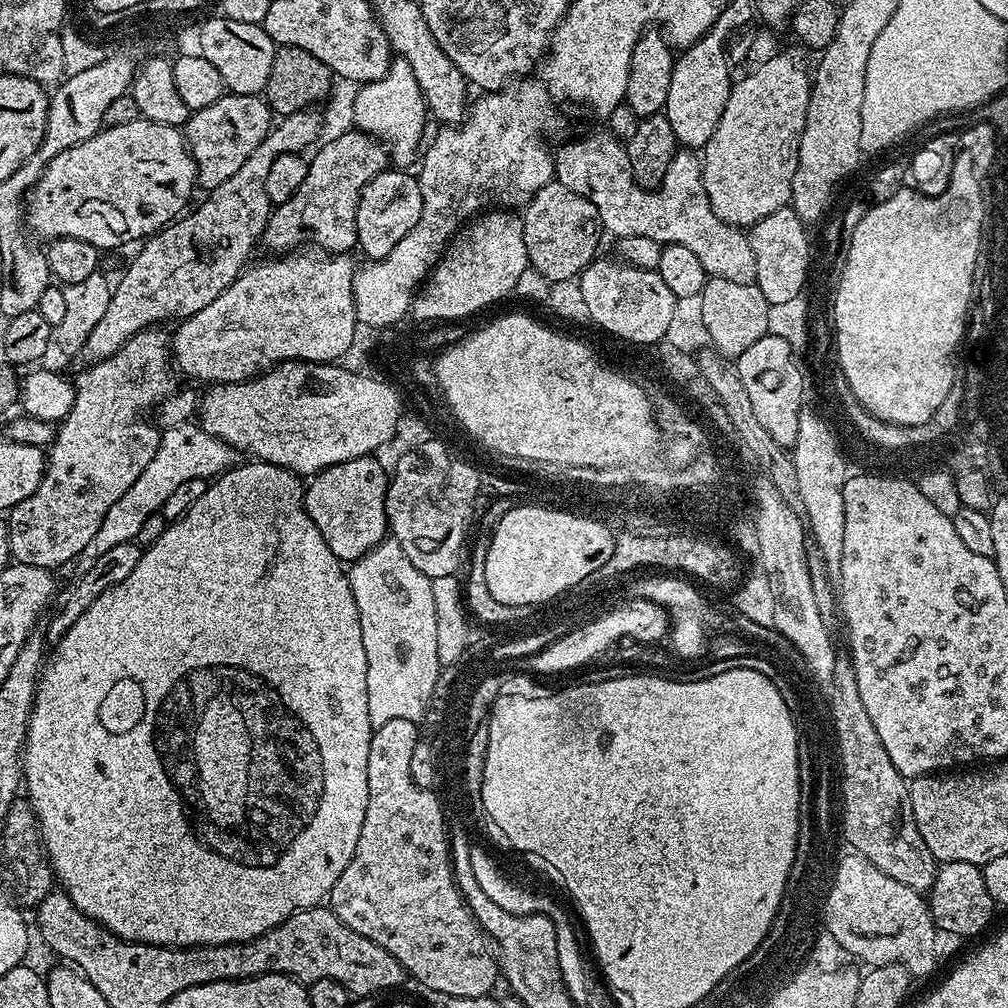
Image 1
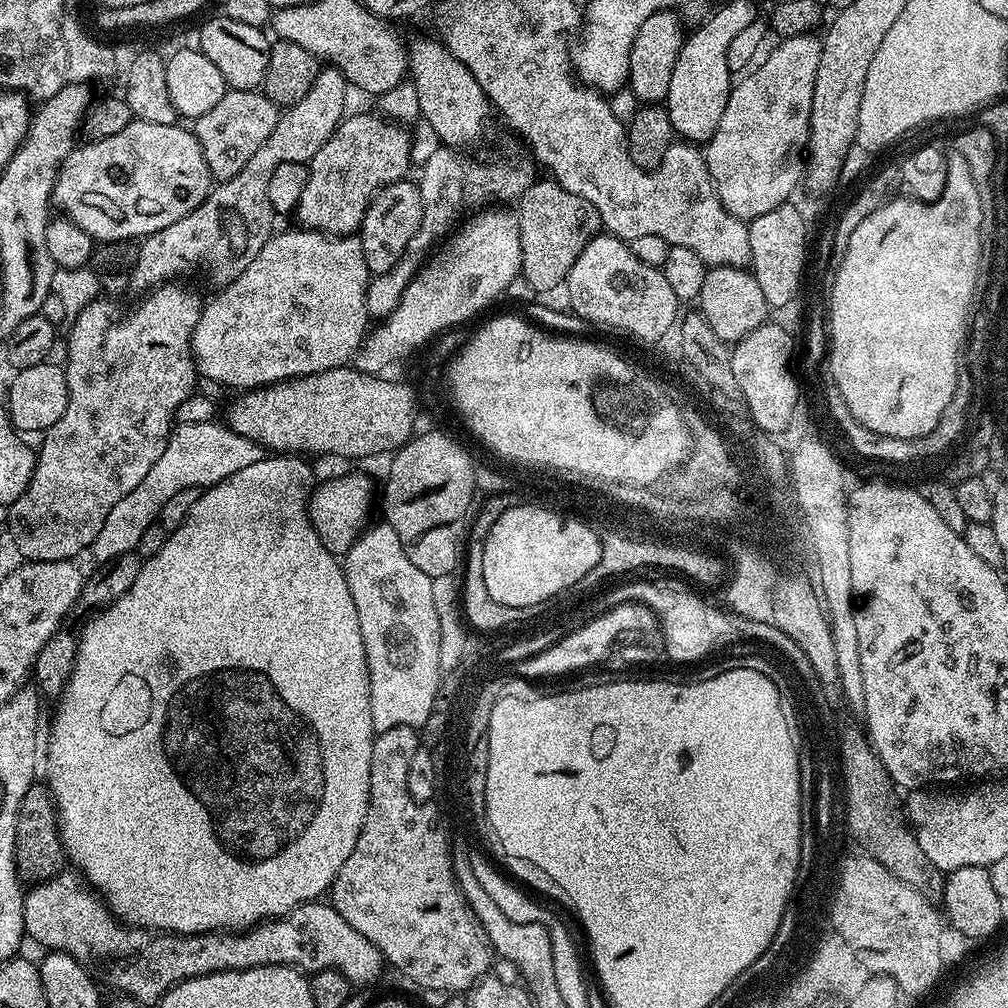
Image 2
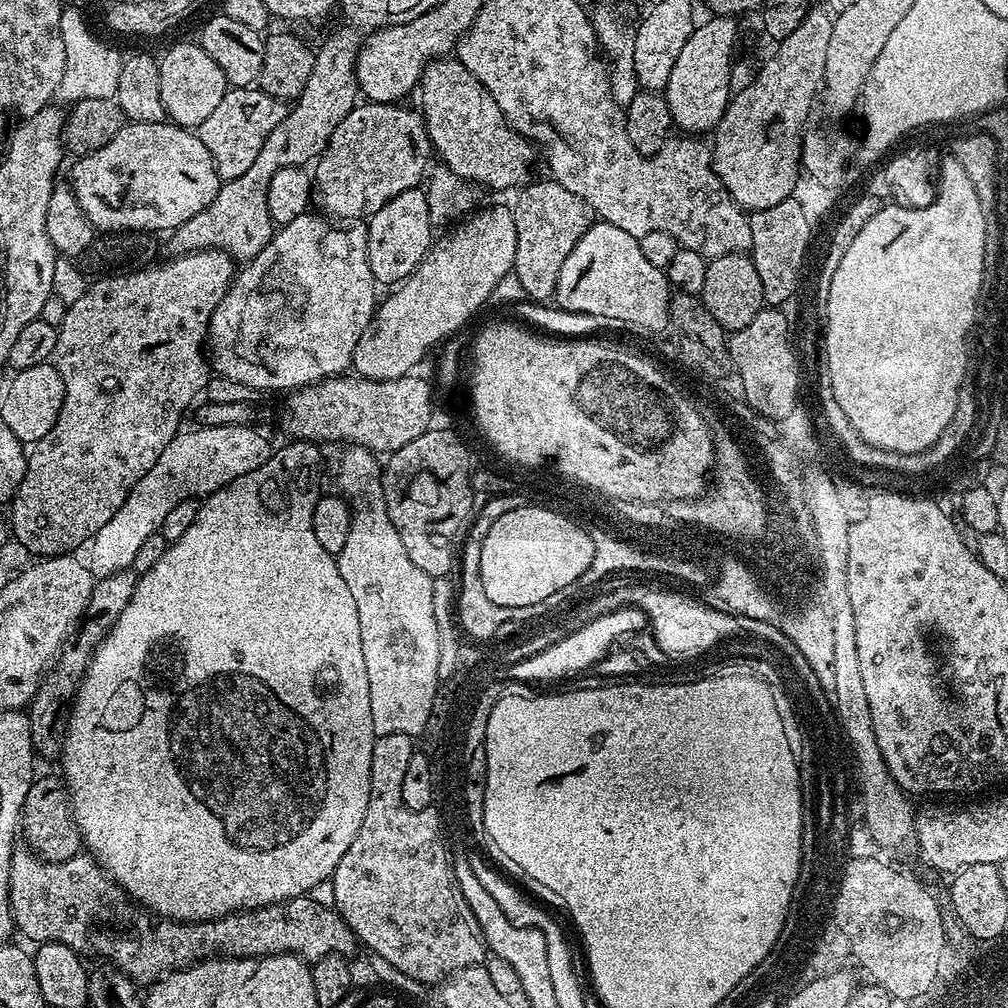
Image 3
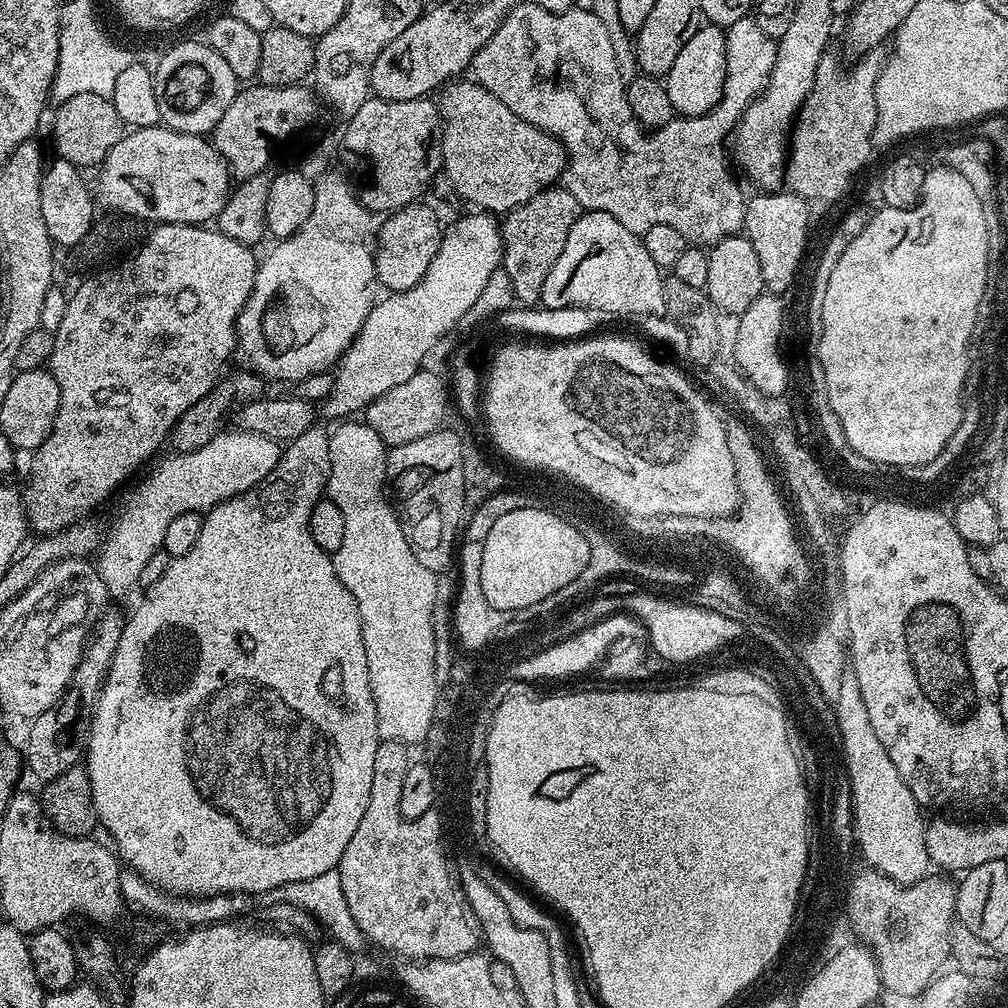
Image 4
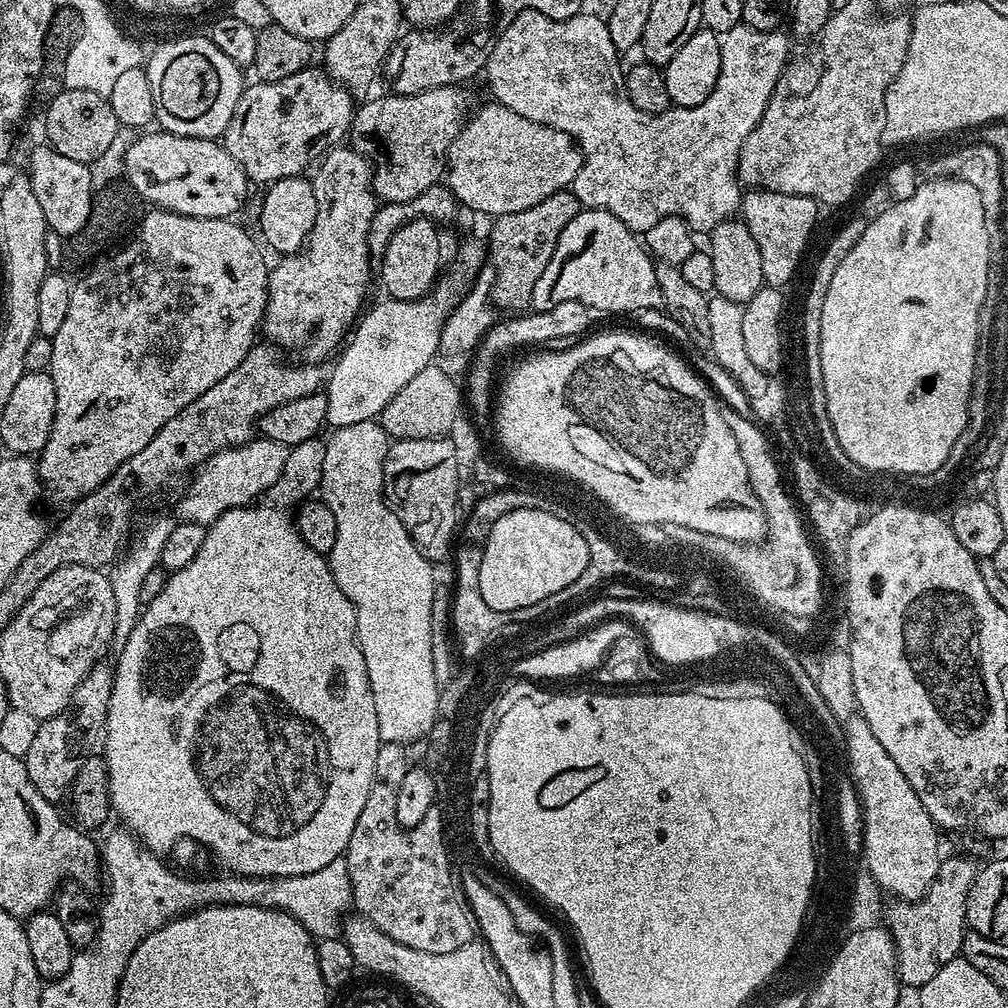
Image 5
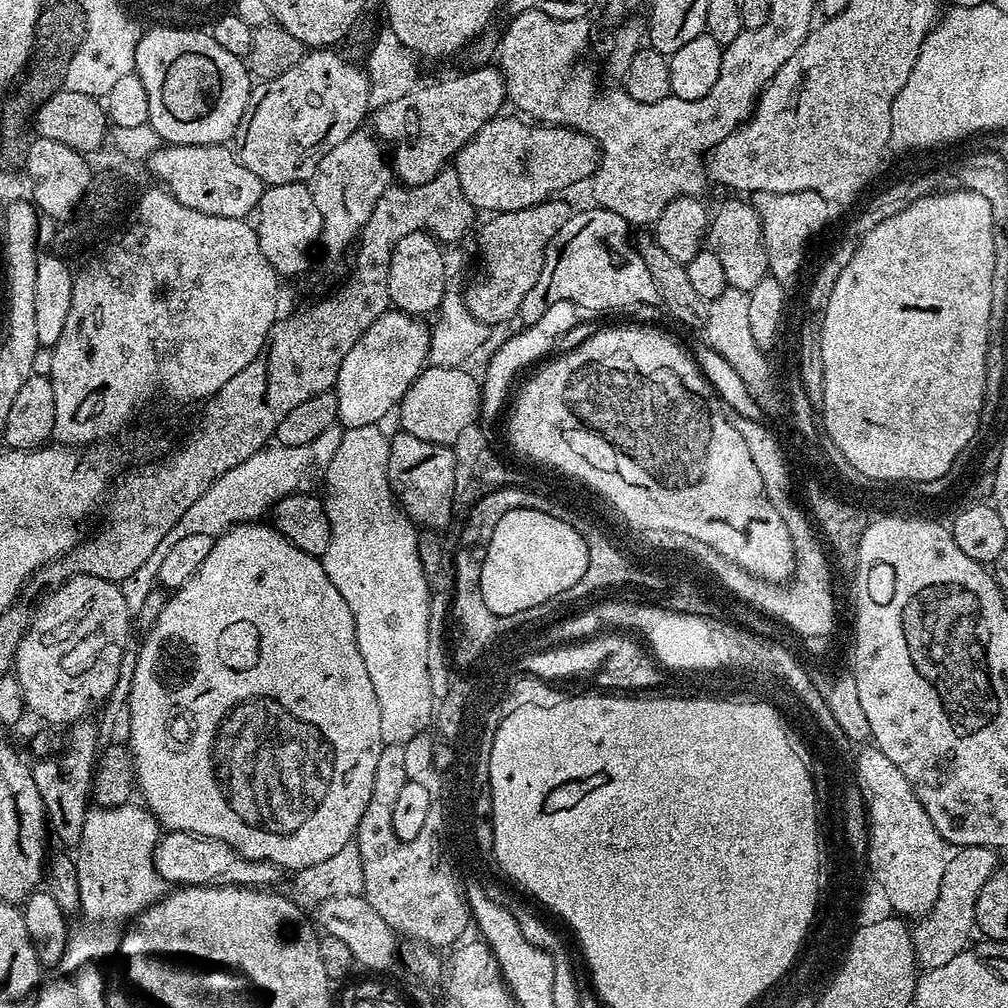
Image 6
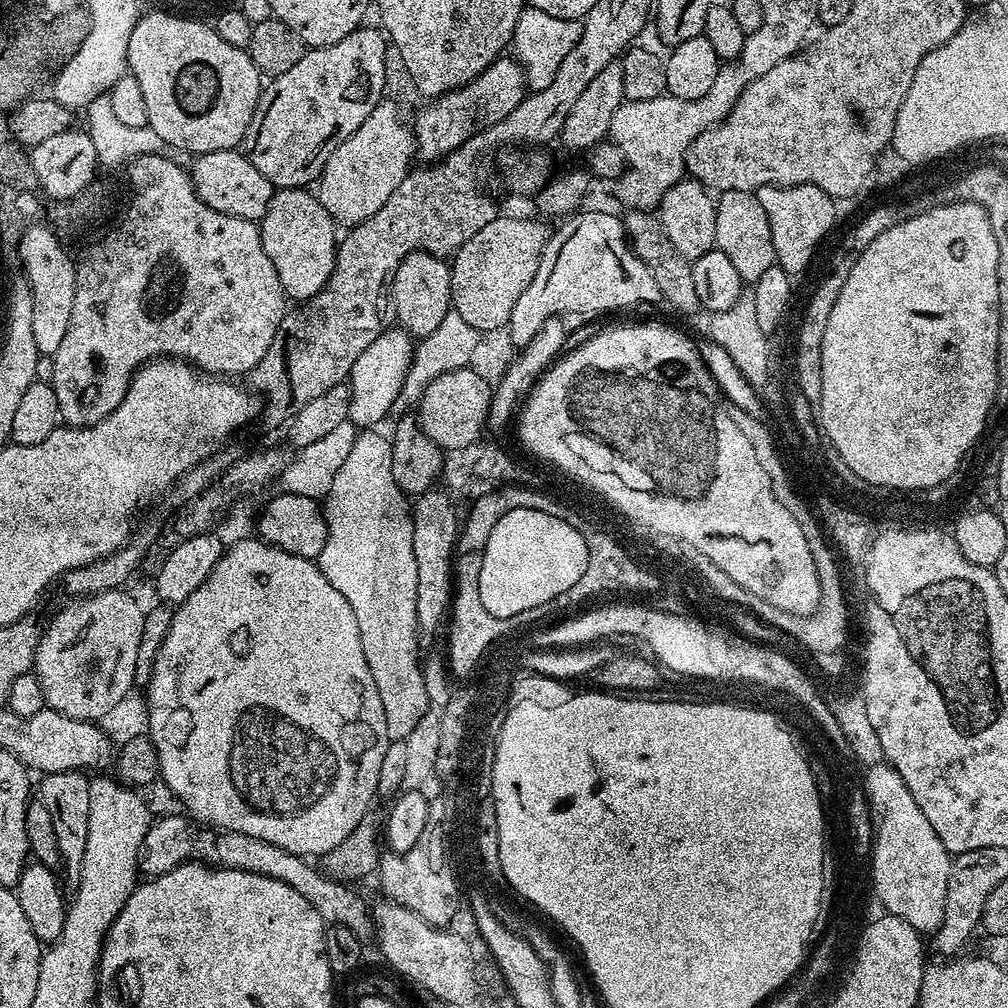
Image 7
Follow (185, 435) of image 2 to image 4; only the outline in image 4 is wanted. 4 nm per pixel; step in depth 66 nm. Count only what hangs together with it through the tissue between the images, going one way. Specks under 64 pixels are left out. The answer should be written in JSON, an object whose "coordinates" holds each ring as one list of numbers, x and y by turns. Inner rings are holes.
{"coordinates":[[221,430,217,432,210,442,198,446,189,452,173,451,173,456,168,456,136,489,132,492,132,497,128,500,128,505,120,512,120,517,112,524,112,529,107,529,102,543,98,549,98,555,95,557,96,573,102,578,106,586,109,597,124,596,140,580,140,575,148,568,148,563,164,547,166,538,166,529,170,522,178,518,178,514,187,512,207,513,208,509,216,504,221,504,223,500,229,500,235,496,240,496,246,490,250,490,274,466,280,461,281,445,275,440,266,438,262,434,253,432,242,432,239,430]]}

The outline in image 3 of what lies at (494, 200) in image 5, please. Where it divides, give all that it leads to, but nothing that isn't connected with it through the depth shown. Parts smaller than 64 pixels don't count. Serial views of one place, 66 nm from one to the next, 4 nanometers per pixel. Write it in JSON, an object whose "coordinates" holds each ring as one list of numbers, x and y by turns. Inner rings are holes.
{"coordinates":[[441,58,426,65,420,76,419,96,419,111,428,127,435,155,444,159,443,167,481,189,516,190,529,179,535,147,504,117,498,102,490,98,490,90,462,66,459,58]]}

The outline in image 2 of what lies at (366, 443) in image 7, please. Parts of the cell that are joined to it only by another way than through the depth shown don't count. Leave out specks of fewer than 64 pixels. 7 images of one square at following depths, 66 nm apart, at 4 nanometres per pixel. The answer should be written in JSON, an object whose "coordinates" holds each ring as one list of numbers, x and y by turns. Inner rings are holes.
{"coordinates":[[386,522,373,523,360,533,343,561,344,577,354,594,358,606,358,626,362,626,362,642,366,650,368,677,370,678,370,714,373,733,394,730,394,726,420,723,427,715,432,692,441,689,440,623,438,610,434,610,434,593,430,590,432,577,422,574,406,554,398,534]]}

